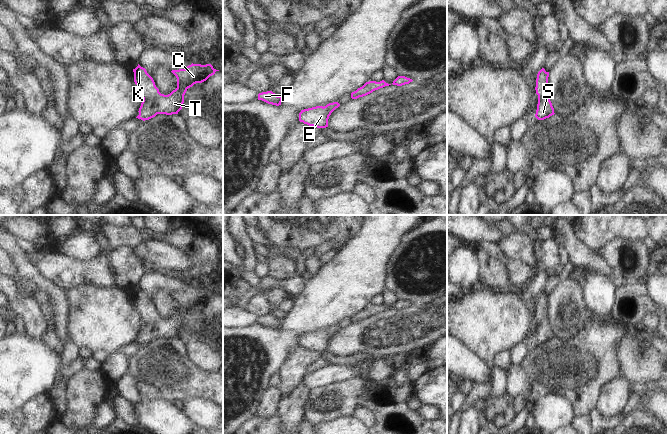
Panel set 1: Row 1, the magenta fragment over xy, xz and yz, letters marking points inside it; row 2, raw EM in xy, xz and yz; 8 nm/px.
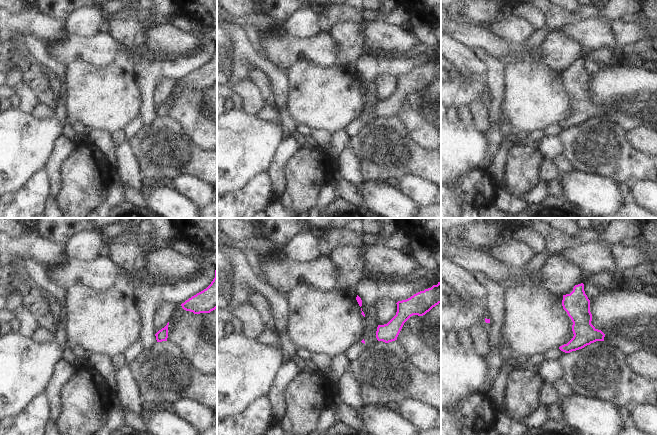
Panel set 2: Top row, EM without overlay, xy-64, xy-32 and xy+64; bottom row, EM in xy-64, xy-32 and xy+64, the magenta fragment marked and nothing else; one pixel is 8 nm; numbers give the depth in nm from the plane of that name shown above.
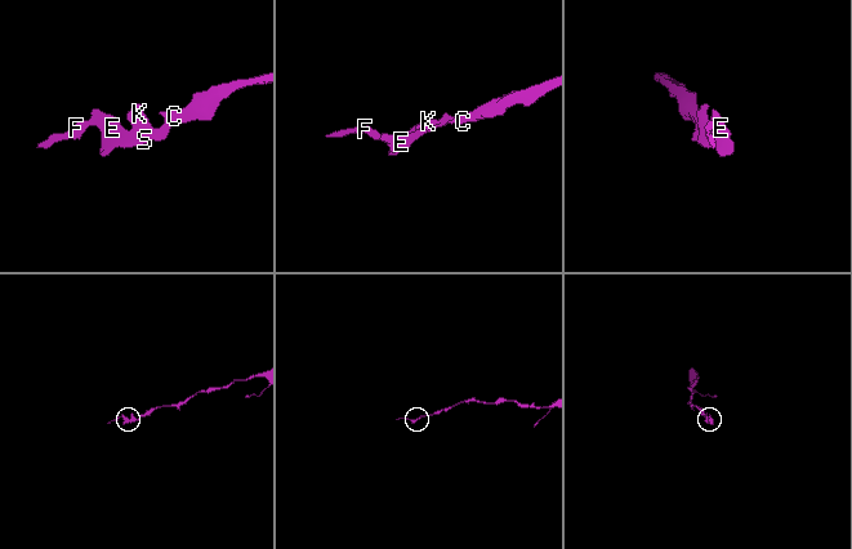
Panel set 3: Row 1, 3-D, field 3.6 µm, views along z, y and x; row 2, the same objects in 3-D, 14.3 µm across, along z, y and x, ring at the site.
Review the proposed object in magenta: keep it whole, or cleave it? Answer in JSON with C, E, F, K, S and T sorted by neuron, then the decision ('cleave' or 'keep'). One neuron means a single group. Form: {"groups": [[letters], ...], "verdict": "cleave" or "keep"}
{"groups": [["C", "E", "F", "K", "S", "T"]], "verdict": "keep"}

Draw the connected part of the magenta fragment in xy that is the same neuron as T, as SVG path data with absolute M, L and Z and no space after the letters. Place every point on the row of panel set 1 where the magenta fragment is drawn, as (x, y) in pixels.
M191 64L185 69L172 70L177 78L177 88L170 94L164 95L159 92L153 78L146 69L138 66L133 69L134 82L140 89L143 101L136 117L143 121L155 117L157 114L178 114L184 103L184 95L188 88L196 83L206 81L214 75L216 70L211 64Z

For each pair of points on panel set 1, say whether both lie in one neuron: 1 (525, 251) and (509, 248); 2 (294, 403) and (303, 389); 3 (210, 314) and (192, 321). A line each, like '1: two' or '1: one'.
1: one
2: one
3: one

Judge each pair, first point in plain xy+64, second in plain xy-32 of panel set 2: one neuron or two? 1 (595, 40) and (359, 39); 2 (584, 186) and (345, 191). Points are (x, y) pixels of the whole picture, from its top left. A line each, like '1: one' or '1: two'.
1: two
2: two

